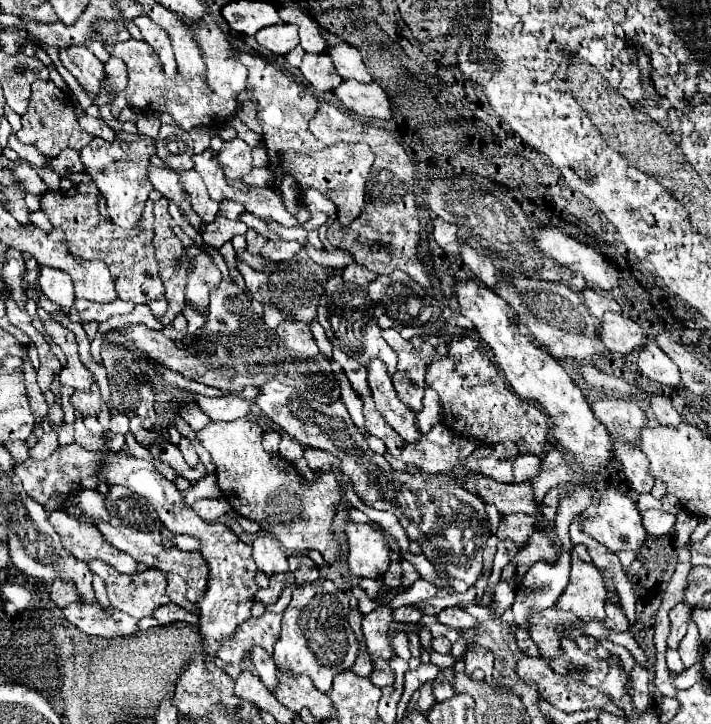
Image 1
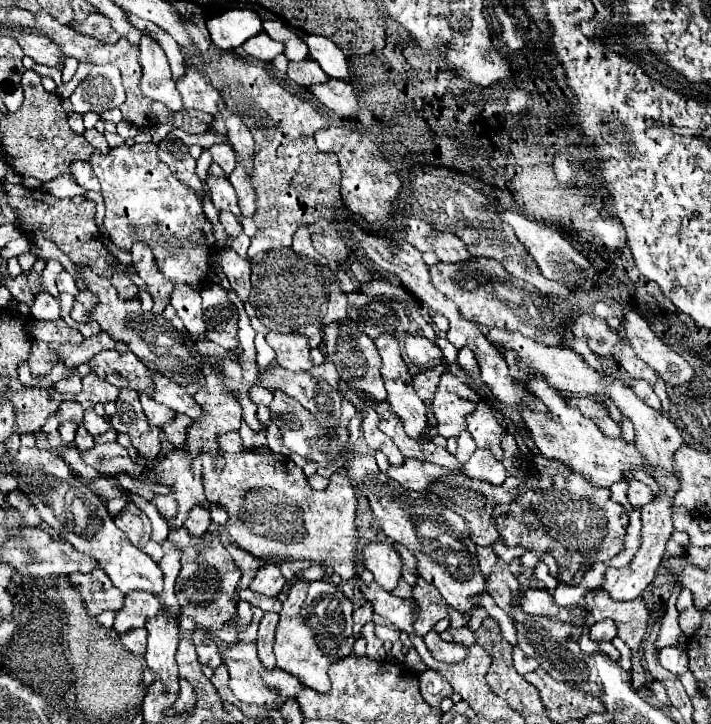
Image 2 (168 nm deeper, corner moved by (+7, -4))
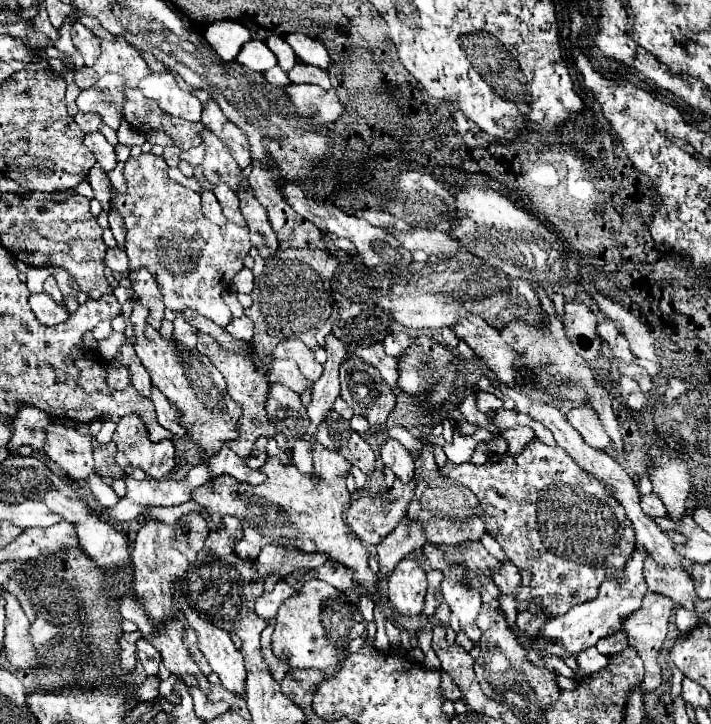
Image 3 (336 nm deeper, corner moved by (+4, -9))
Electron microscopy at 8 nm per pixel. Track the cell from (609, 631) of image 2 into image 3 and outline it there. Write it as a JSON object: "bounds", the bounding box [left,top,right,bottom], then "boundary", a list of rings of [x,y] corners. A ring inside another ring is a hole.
{"bounds":[595,630,629,656],"boundary":[[[619,630],[619,632],[615,632],[615,634],[611,634],[611,636],[605,636],[605,638],[601,638],[597,644],[595,644],[595,648],[601,652],[601,654],[605,654],[605,656],[613,656],[613,654],[617,654],[617,652],[621,652],[623,648],[627,648],[629,644],[627,644],[627,636]]]}

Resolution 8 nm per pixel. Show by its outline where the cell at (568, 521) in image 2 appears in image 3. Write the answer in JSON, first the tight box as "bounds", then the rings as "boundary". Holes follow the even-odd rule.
{"bounds":[439,442,635,614],"boundary":[[[527,442],[519,456],[499,456],[497,462],[485,462],[481,466],[471,462],[453,464],[447,460],[445,466],[439,466],[439,474],[473,490],[483,506],[487,532],[499,542],[517,568],[531,572],[531,598],[541,600],[529,608],[531,612],[565,614],[571,606],[595,598],[603,578],[619,578],[635,550],[633,524],[623,506],[607,494],[597,480],[589,478],[559,446]]]}

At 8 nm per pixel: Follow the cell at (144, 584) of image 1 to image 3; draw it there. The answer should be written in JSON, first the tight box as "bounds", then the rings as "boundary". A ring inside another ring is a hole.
{"bounds":[121,630,141,670],"boundary":[[[139,630],[121,636],[121,666],[123,666],[125,670],[133,670],[133,668],[135,668],[135,662],[137,662],[135,642],[137,642],[139,638],[141,638],[141,632],[139,632]]]}

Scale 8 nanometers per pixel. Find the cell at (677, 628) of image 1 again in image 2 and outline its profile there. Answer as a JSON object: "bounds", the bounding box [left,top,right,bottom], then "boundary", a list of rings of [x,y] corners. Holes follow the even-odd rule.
{"bounds":[660,647,688,677],"boundary":[[[666,647],[660,651],[660,665],[664,665],[664,669],[668,669],[672,675],[680,677],[682,673],[688,671],[688,657],[686,657],[686,649],[684,647]]]}

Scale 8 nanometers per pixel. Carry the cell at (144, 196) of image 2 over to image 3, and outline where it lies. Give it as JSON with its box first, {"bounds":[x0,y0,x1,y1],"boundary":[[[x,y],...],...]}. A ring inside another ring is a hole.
{"bounds":[111,152,251,326],"boundary":[[[151,152],[141,154],[139,158],[131,156],[125,162],[123,174],[127,182],[127,192],[121,194],[117,190],[111,190],[111,210],[117,210],[123,216],[127,228],[125,252],[129,258],[129,270],[137,270],[141,266],[147,268],[157,280],[167,308],[175,312],[191,308],[201,316],[207,316],[215,324],[227,326],[231,322],[231,312],[223,302],[221,294],[227,290],[229,282],[223,280],[233,280],[233,276],[243,268],[243,260],[251,248],[249,228],[237,226],[233,222],[227,222],[227,226],[215,226],[213,222],[209,222],[201,212],[201,196],[167,176],[167,162],[163,156],[155,156]]]}

